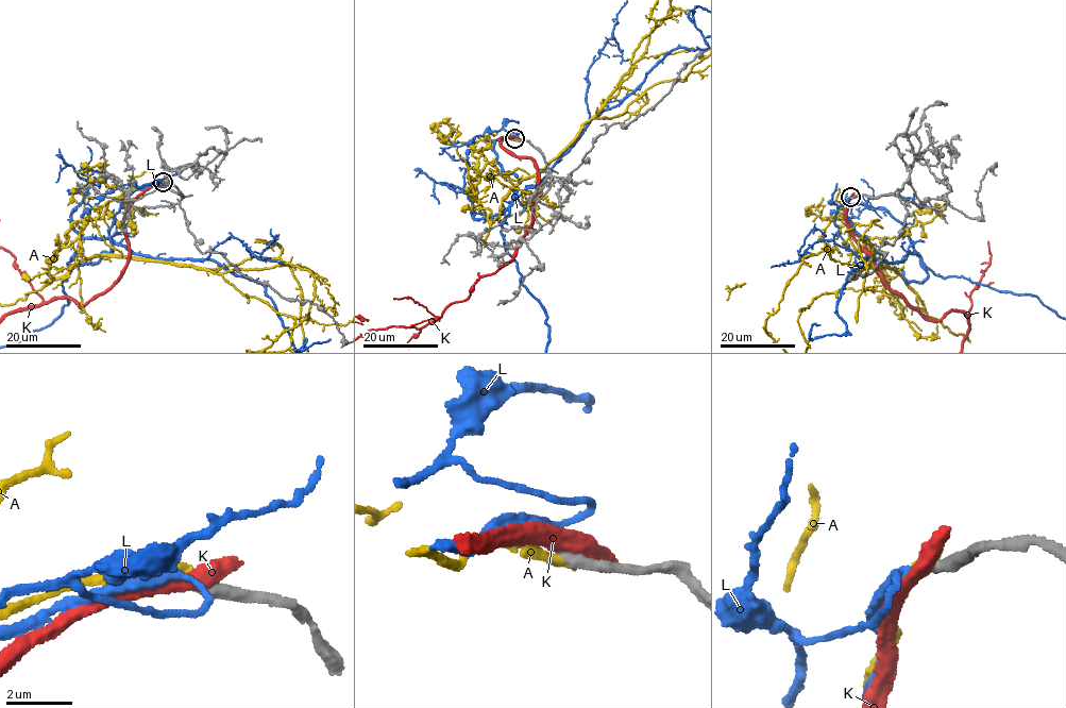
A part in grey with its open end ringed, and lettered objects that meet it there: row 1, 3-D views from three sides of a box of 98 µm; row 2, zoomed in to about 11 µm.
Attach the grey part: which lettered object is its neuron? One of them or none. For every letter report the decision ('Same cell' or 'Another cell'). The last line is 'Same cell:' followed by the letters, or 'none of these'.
A: Another cell
K: Another cell
L: Same cell
Same cell: L

